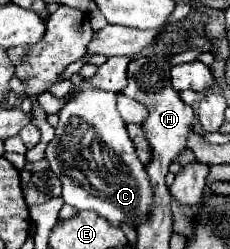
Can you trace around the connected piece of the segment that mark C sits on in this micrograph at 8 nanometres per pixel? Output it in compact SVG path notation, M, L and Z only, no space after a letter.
M83 88L73 100L65 104L65 108L59 112L59 124L55 138L47 144L45 160L49 162L49 168L59 176L63 184L63 200L65 204L77 208L77 210L95 210L111 224L127 222L129 226L139 226L149 212L153 204L153 192L151 184L147 180L145 166L139 162L133 142L129 140L125 122L121 120L117 112L115 92L107 92L101 88Z

